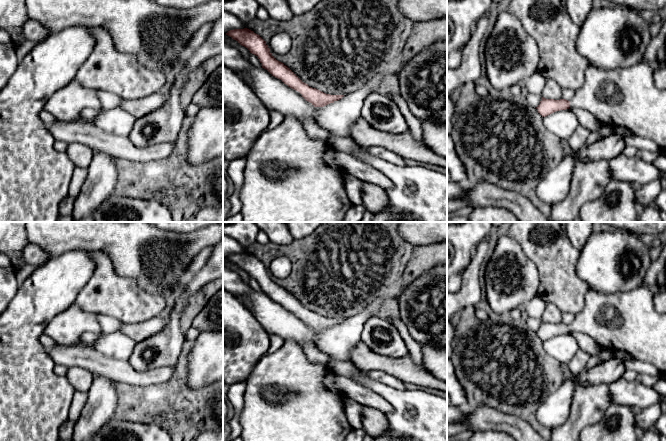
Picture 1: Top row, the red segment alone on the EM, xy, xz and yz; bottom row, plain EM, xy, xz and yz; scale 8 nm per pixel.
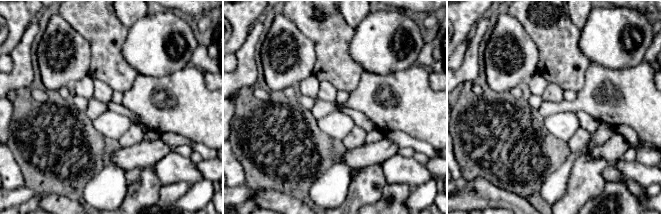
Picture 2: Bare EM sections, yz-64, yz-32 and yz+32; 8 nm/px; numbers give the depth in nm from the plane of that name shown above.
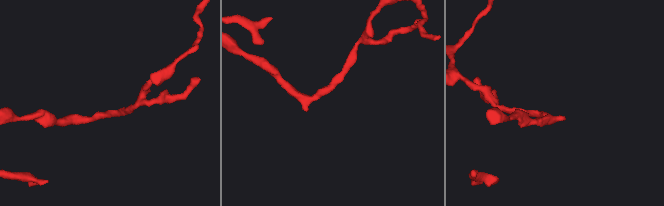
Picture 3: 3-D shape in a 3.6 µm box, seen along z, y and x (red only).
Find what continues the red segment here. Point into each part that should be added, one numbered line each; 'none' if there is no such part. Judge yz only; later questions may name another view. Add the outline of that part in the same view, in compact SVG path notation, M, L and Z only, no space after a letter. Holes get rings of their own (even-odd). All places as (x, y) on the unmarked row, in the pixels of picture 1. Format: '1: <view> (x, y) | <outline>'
1: yz (627, 321) | M640 286L635 289L605 294L590 290L585 296L583 309L575 315L574 321L570 324L570 330L584 333L590 336L600 348L610 351L624 351L635 359L652 364L660 373L666 373L666 313L659 313L654 307L655 293L647 286Z

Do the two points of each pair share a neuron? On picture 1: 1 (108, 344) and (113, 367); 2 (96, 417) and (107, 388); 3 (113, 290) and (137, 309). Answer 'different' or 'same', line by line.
1: different
2: same
3: same

